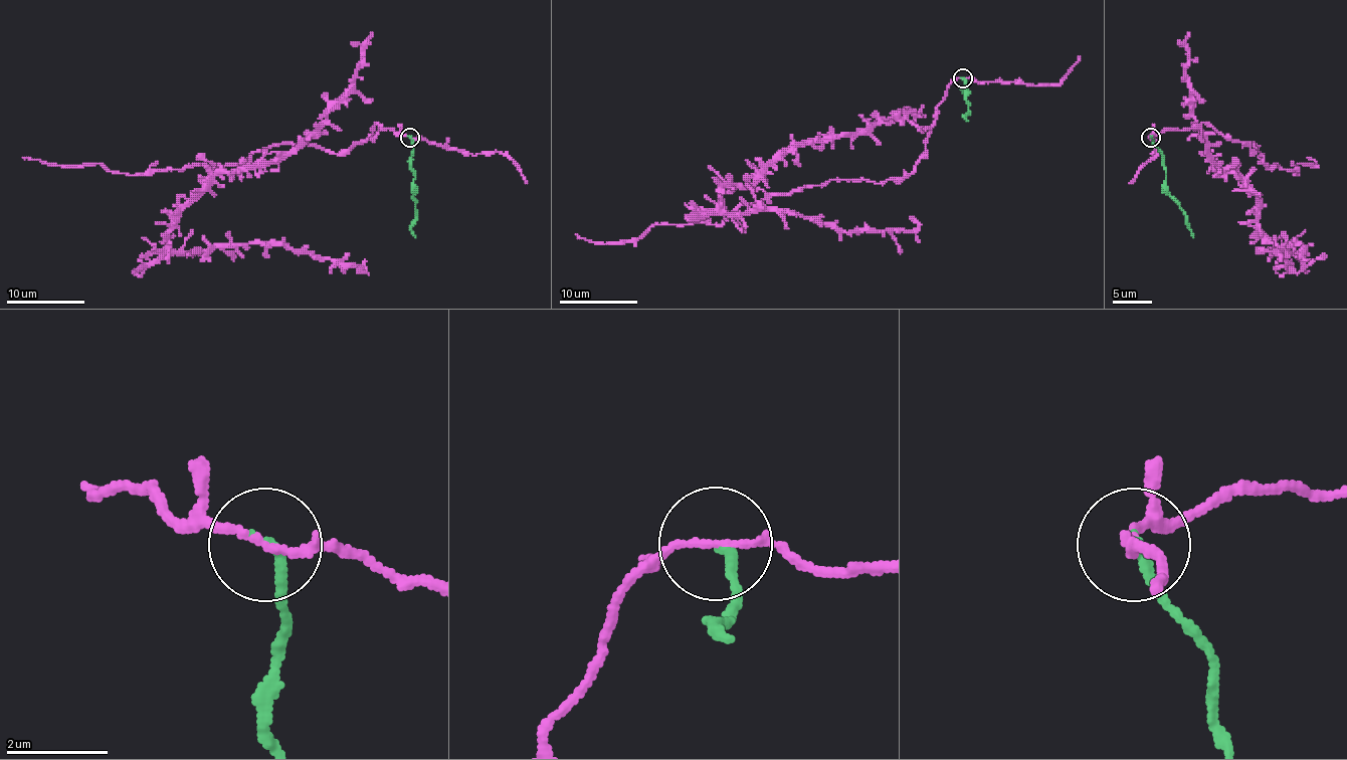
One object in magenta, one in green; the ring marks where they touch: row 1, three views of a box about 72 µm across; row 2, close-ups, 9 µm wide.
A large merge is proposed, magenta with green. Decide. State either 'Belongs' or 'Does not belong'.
Does not belong

